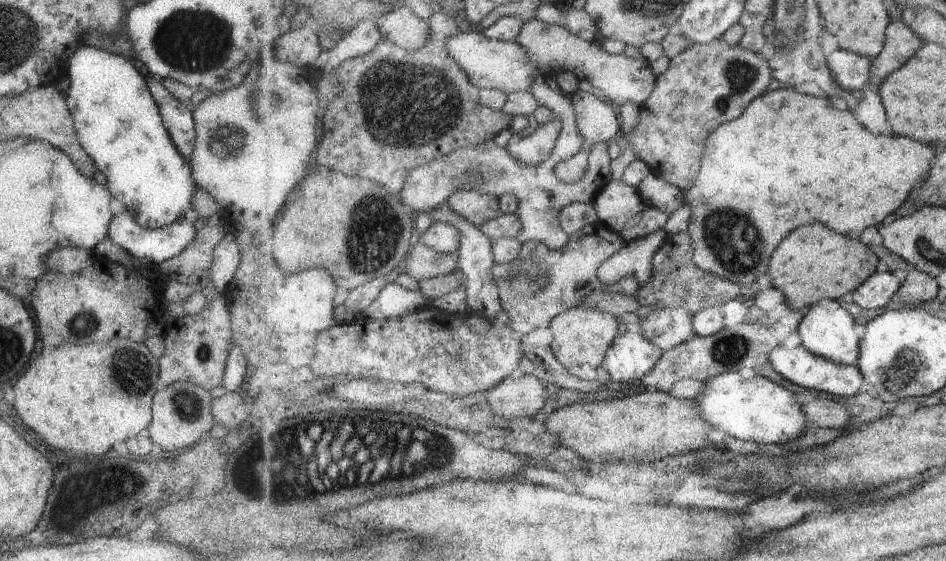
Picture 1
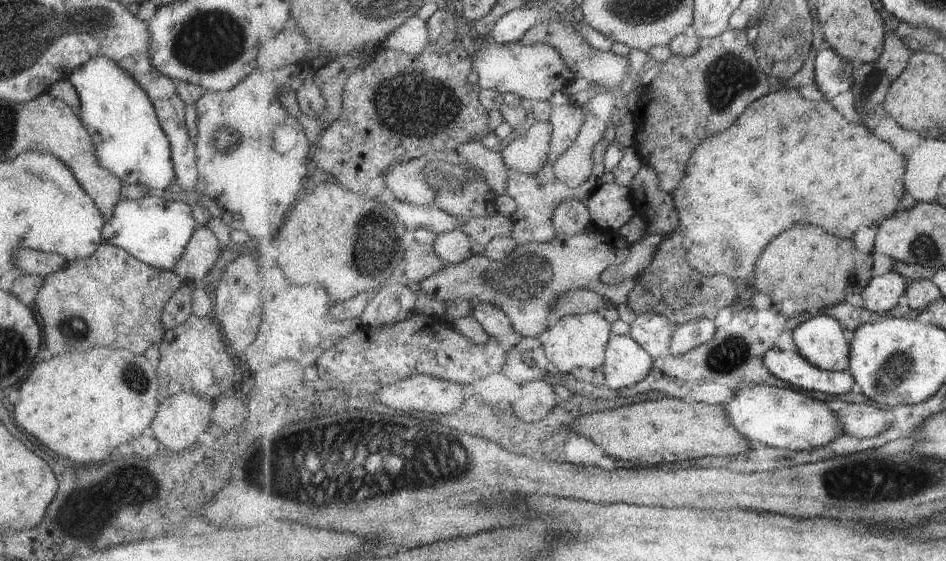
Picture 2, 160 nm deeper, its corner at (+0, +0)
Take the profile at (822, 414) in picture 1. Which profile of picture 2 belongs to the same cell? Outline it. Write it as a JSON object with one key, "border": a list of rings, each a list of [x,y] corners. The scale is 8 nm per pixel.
{"border":[[[841,402],[836,415],[840,418],[844,432],[857,438],[877,437],[887,432],[894,423],[886,410],[866,404]]]}

